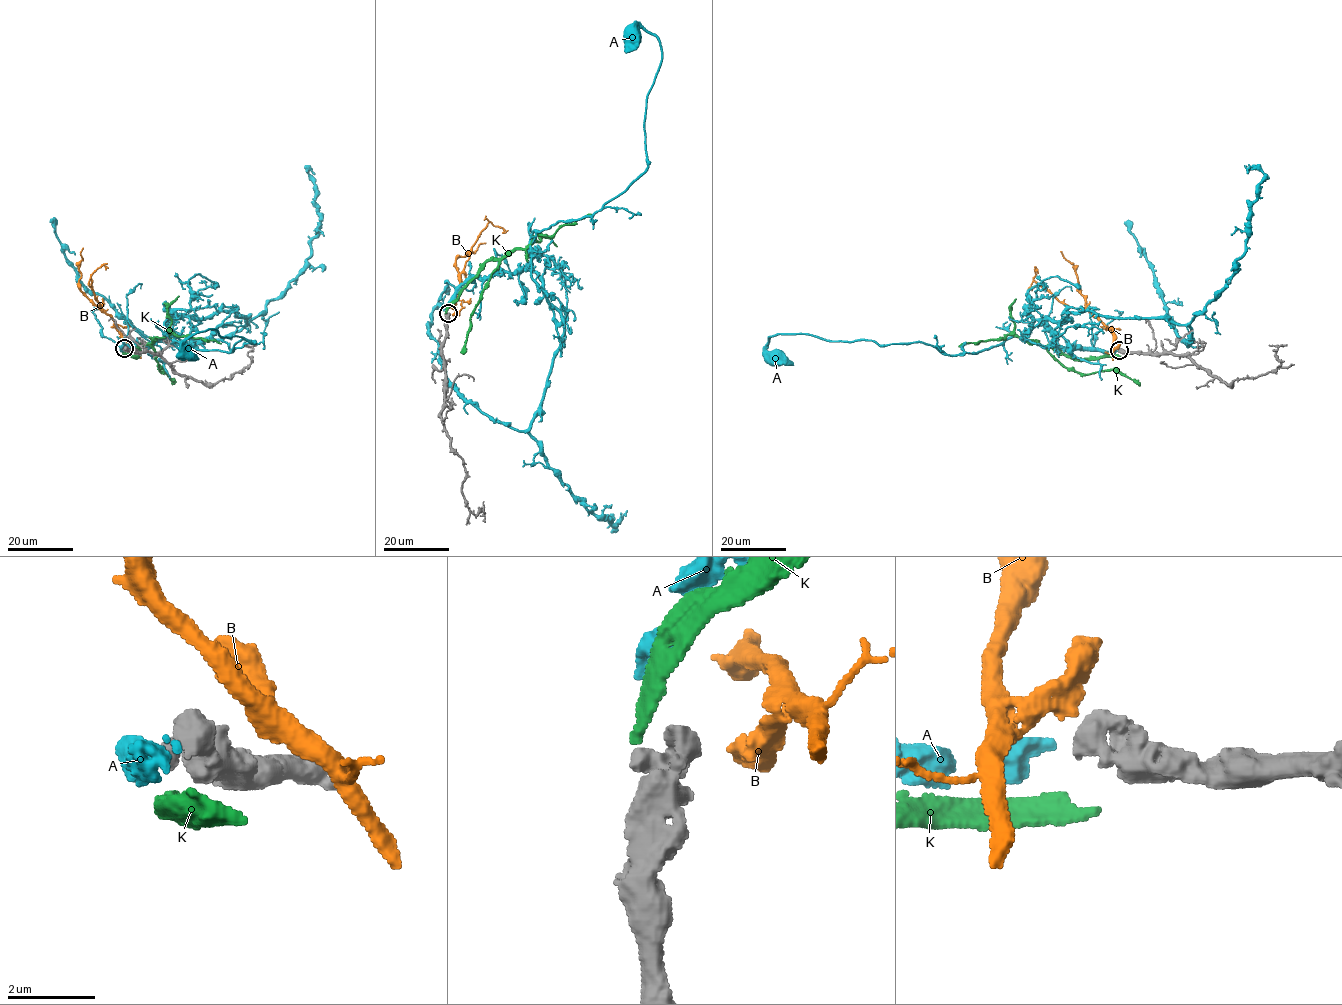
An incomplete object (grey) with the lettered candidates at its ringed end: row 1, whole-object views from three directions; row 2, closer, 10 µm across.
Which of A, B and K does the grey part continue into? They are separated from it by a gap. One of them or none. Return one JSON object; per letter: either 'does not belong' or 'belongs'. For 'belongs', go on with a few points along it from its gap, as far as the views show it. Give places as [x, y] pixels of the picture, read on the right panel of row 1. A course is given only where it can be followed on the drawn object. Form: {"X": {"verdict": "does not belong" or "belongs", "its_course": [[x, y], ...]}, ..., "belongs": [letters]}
{"A": {"verdict": "belongs", "its_course": [[1117, 350], [1064, 348], [1036, 320], [1021, 337], [946, 355], [921, 341], [776, 334], [766, 346], [772, 358]]}, "B": {"verdict": "does not belong"}, "K": {"verdict": "does not belong"}, "belongs": ["A"]}

